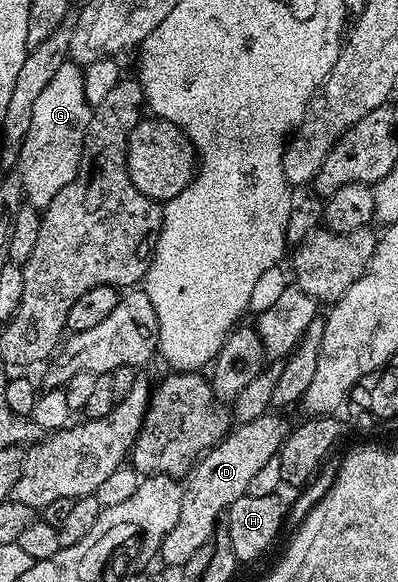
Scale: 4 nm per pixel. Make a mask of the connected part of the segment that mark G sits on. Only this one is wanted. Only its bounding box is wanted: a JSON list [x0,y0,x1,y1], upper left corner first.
[17,60,92,208]

